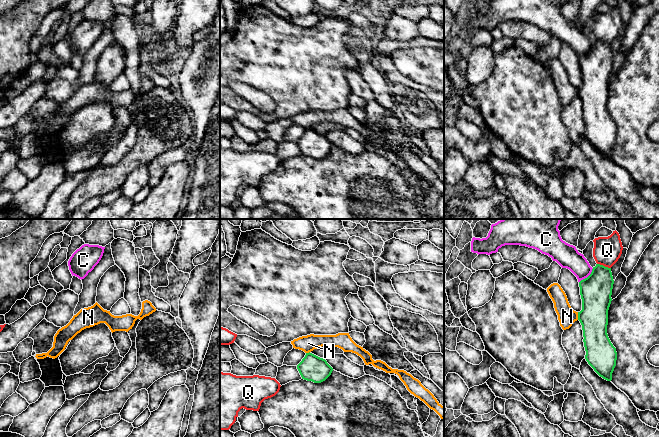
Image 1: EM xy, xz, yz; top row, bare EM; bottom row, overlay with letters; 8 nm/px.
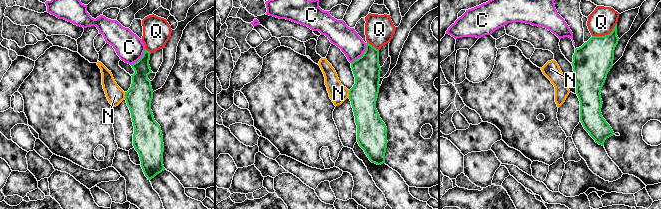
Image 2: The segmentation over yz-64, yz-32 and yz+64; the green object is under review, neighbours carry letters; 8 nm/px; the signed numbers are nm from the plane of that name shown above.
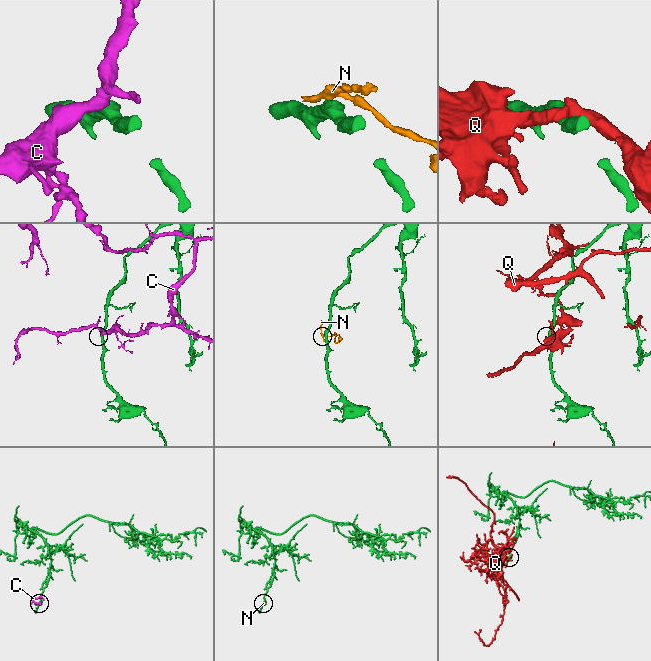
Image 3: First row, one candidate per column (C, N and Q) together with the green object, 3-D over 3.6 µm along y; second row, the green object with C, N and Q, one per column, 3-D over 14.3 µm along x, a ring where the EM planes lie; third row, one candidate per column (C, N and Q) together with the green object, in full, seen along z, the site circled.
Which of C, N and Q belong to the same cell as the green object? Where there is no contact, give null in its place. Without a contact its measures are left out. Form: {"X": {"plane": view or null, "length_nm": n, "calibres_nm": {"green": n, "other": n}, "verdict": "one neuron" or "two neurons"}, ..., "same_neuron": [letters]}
{"C": {"plane": "yz", "length_nm": 170, "calibres_nm": {"green": 260, "other": 190}, "verdict": "two neurons"}, "N": {"plane": "yz", "length_nm": 60, "calibres_nm": {"green": 260, "other": 150}, "verdict": "two neurons"}, "Q": {"plane": "yz", "length_nm": 120, "calibres_nm": {"green": 260, "other": 220}, "verdict": "two neurons"}, "same_neuron": []}

